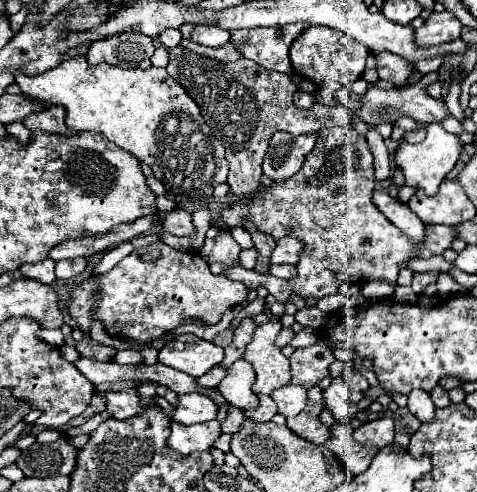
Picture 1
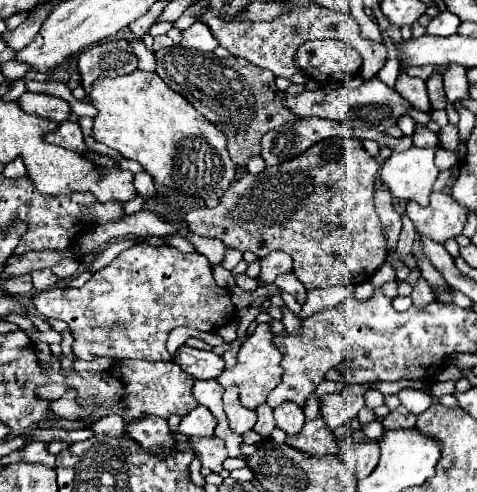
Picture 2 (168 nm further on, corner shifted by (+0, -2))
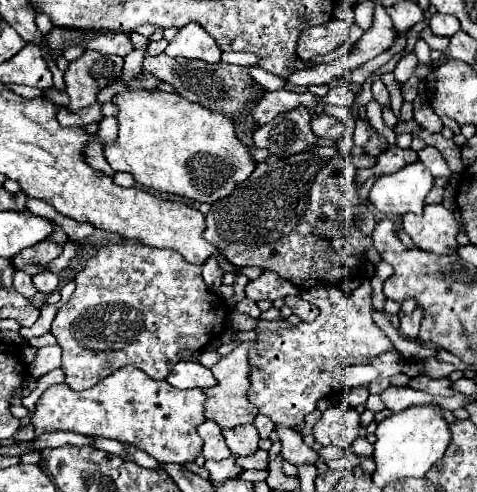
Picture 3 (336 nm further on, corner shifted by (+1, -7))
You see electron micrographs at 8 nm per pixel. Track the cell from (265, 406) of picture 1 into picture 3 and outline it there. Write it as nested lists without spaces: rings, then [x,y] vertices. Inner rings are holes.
[[[258,414],[258,416],[256,416],[254,426],[256,426],[256,430],[260,432],[260,438],[268,438],[270,432],[274,430],[274,422],[272,422],[268,416],[264,416],[264,414]]]

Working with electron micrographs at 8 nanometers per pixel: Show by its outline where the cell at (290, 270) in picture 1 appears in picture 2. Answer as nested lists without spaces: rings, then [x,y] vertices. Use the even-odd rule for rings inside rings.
[[[289,273],[289,275],[279,275],[279,277],[275,279],[275,285],[277,285],[281,291],[287,291],[287,293],[295,295],[295,299],[297,299],[301,305],[305,303],[305,299],[307,299],[307,289],[303,287],[303,283],[301,283],[293,273]]]

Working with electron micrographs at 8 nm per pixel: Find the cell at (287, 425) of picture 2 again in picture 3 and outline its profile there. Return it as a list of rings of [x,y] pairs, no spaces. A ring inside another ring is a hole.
[[[284,424],[276,426],[280,444],[282,444],[282,458],[286,458],[292,464],[302,464],[302,462],[310,462],[316,464],[318,454],[304,444],[302,434],[294,428],[284,428]]]

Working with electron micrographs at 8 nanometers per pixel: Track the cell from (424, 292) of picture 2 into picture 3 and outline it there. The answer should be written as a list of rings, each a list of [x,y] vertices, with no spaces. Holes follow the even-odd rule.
[[[416,306],[416,310],[412,314],[402,316],[402,320],[400,320],[400,332],[406,338],[418,338],[418,330],[420,330],[422,318],[424,318],[424,312],[420,312],[420,308]]]

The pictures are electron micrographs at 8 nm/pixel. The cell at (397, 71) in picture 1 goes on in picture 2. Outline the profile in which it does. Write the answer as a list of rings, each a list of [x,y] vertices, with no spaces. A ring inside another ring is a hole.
[[[401,71],[399,79],[395,83],[395,91],[401,93],[403,99],[407,99],[417,111],[431,113],[431,105],[429,105],[429,97],[427,97],[427,89],[425,89],[423,79],[409,77],[405,71]]]

